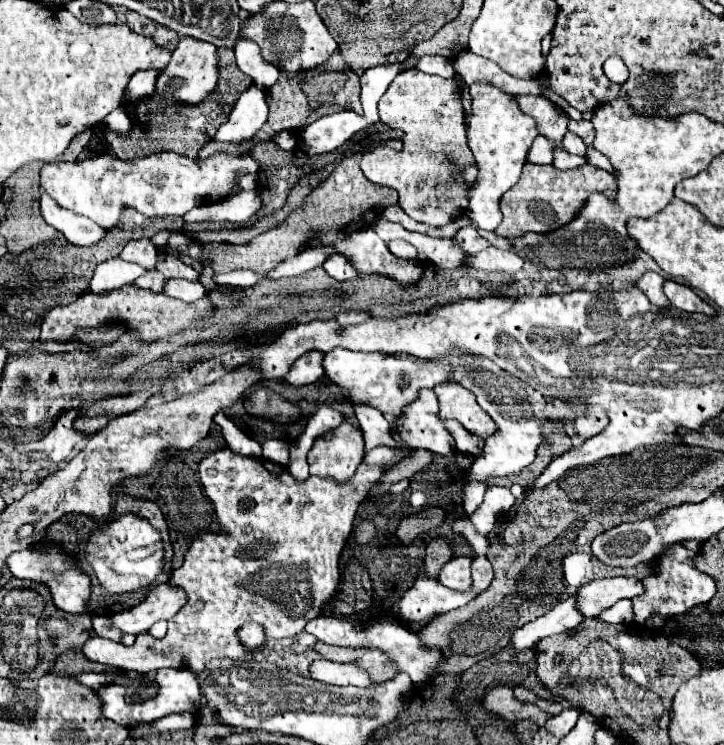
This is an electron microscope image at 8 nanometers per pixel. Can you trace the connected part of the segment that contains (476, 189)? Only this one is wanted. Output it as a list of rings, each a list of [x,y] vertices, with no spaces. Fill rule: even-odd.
[[[475,83],[469,87],[469,91],[473,99],[473,115],[469,117],[467,143],[475,155],[479,175],[467,195],[469,207],[465,213],[477,223],[478,228],[494,231],[503,218],[499,199],[519,180],[527,151],[531,147],[529,143],[535,139],[537,131],[533,119],[519,111],[513,95],[507,95],[497,87],[487,87],[487,83]]]

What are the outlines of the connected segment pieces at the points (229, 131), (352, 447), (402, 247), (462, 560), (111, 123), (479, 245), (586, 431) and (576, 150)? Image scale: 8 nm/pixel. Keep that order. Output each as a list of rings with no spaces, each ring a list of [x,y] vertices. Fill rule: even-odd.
[[[251,85],[245,95],[235,103],[229,119],[217,131],[217,141],[225,143],[245,143],[251,141],[257,131],[267,121],[267,101],[265,91],[257,85]]]
[[[345,421],[315,439],[307,453],[307,461],[313,475],[331,477],[341,485],[353,477],[363,453],[363,435],[359,427]]]
[[[391,241],[387,243],[387,247],[399,259],[417,259],[417,249],[407,241]]]
[[[453,557],[451,561],[447,561],[441,569],[439,581],[455,591],[469,591],[473,585],[471,579],[471,557]]]
[[[117,107],[113,113],[109,113],[103,123],[105,123],[107,131],[119,133],[119,135],[129,135],[129,131],[133,129],[131,117],[129,117],[129,113],[123,107]]]
[[[463,227],[461,231],[457,231],[457,233],[453,235],[453,241],[459,243],[459,247],[461,247],[467,255],[475,255],[477,251],[489,247],[487,239],[483,239],[475,227]]]
[[[591,405],[589,407],[589,413],[587,415],[581,415],[573,421],[573,427],[575,427],[575,433],[583,439],[589,439],[593,435],[597,435],[601,429],[605,429],[609,423],[607,419],[607,413],[597,407],[597,405]]]
[[[565,133],[565,137],[563,137],[563,147],[569,151],[569,153],[573,153],[573,155],[585,155],[587,153],[587,147],[585,147],[585,143],[577,137],[577,135],[573,135],[573,133]]]

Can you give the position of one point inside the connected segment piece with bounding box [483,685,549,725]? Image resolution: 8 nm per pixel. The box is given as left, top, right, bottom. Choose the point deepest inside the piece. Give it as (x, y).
(500, 700)

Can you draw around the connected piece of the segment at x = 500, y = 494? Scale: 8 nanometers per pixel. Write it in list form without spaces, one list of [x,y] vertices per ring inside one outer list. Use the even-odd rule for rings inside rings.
[[[493,485],[487,487],[485,501],[477,509],[475,519],[471,519],[477,533],[487,537],[491,533],[489,529],[495,525],[497,517],[501,517],[513,503],[515,503],[515,497],[511,495],[511,491],[507,487],[493,487]]]

